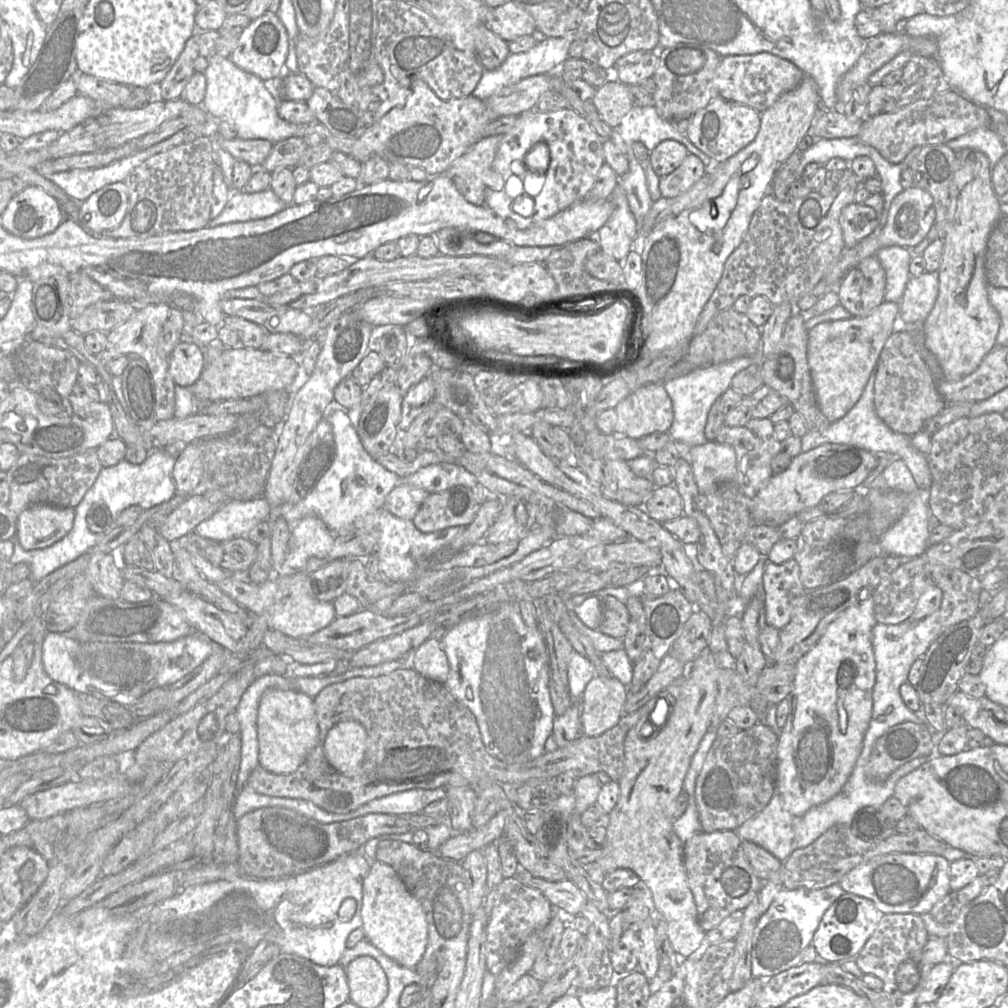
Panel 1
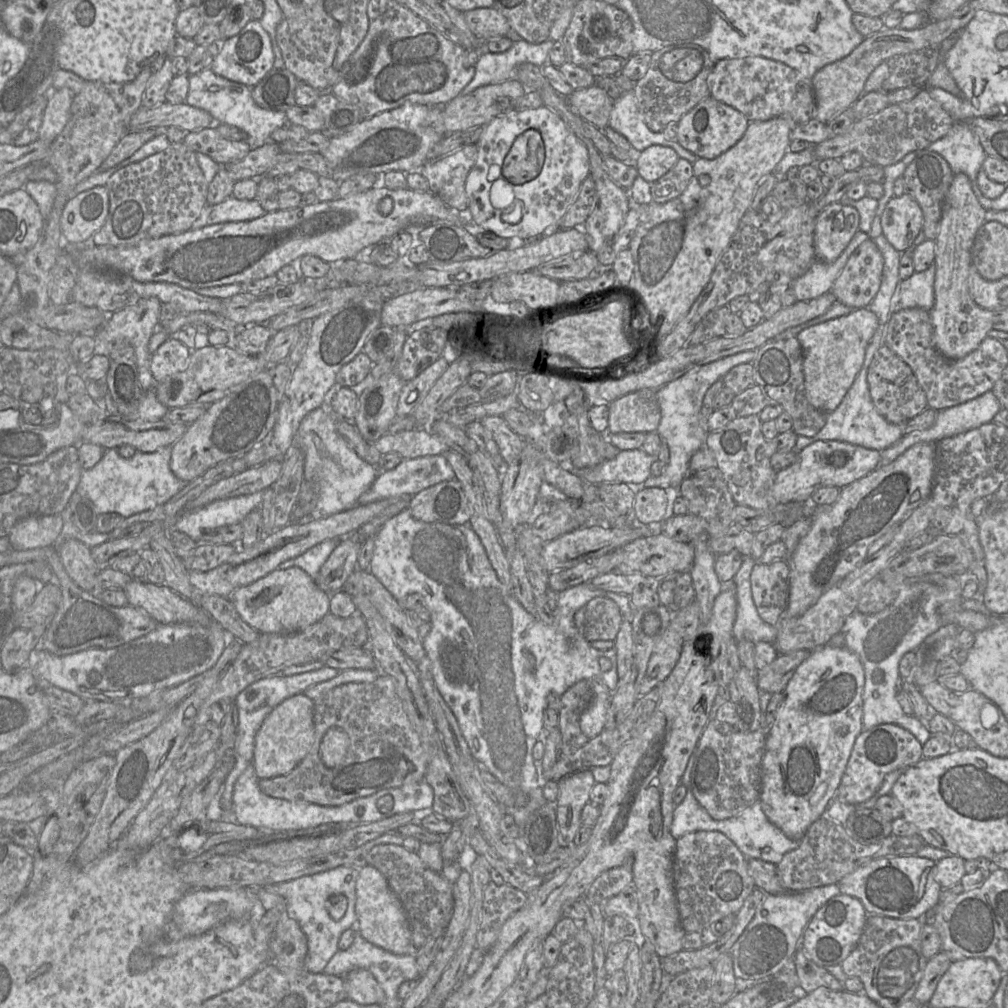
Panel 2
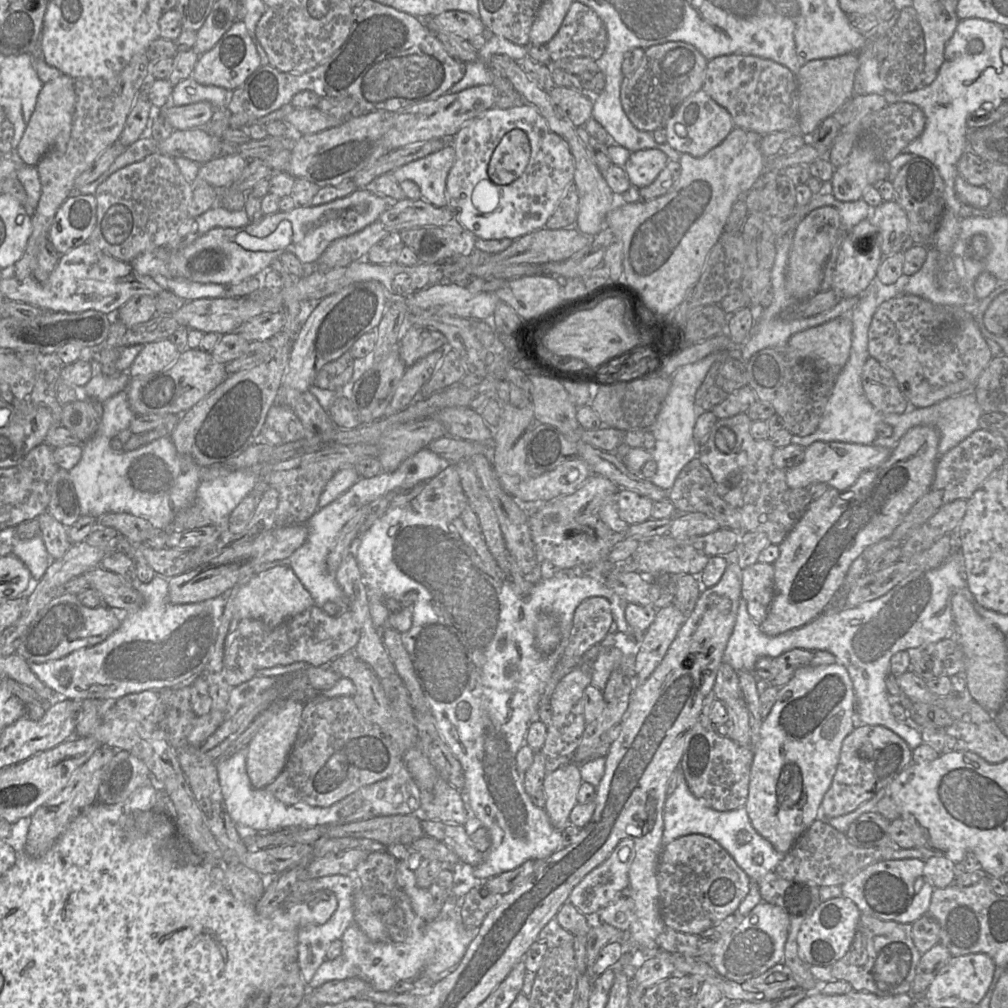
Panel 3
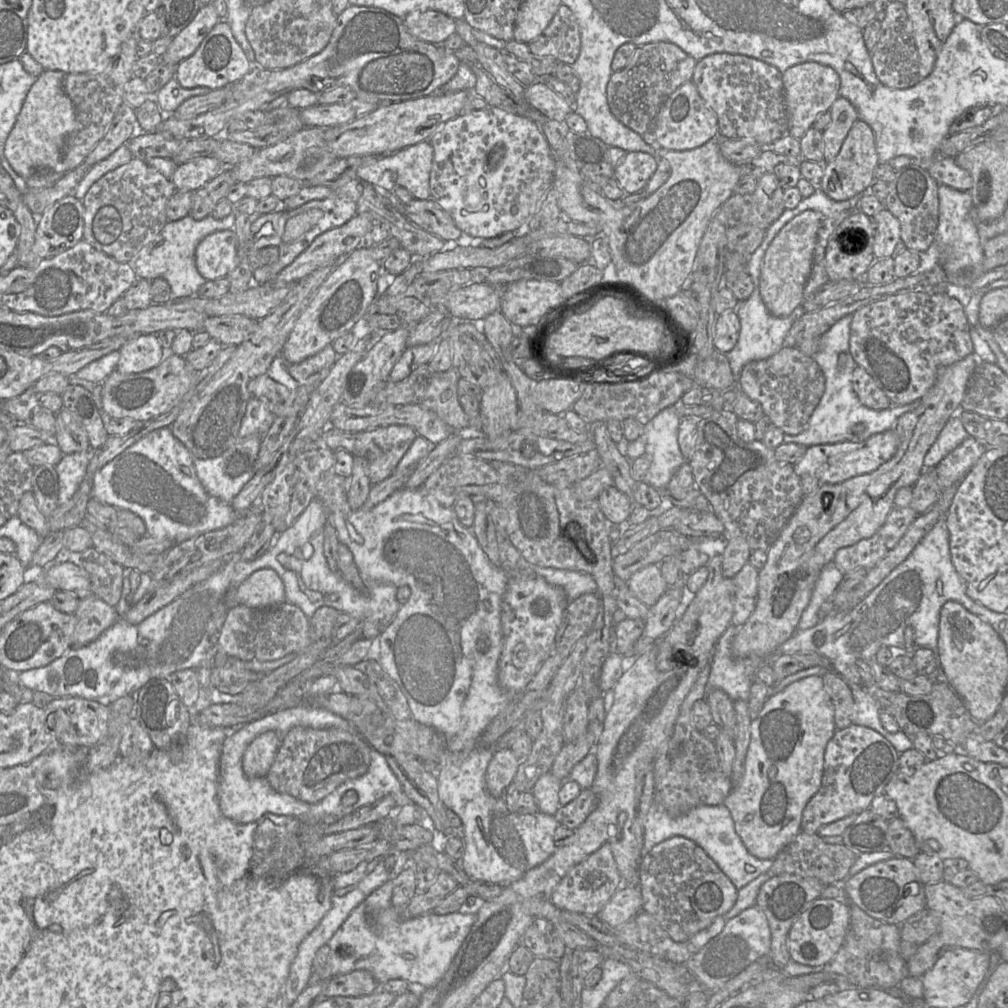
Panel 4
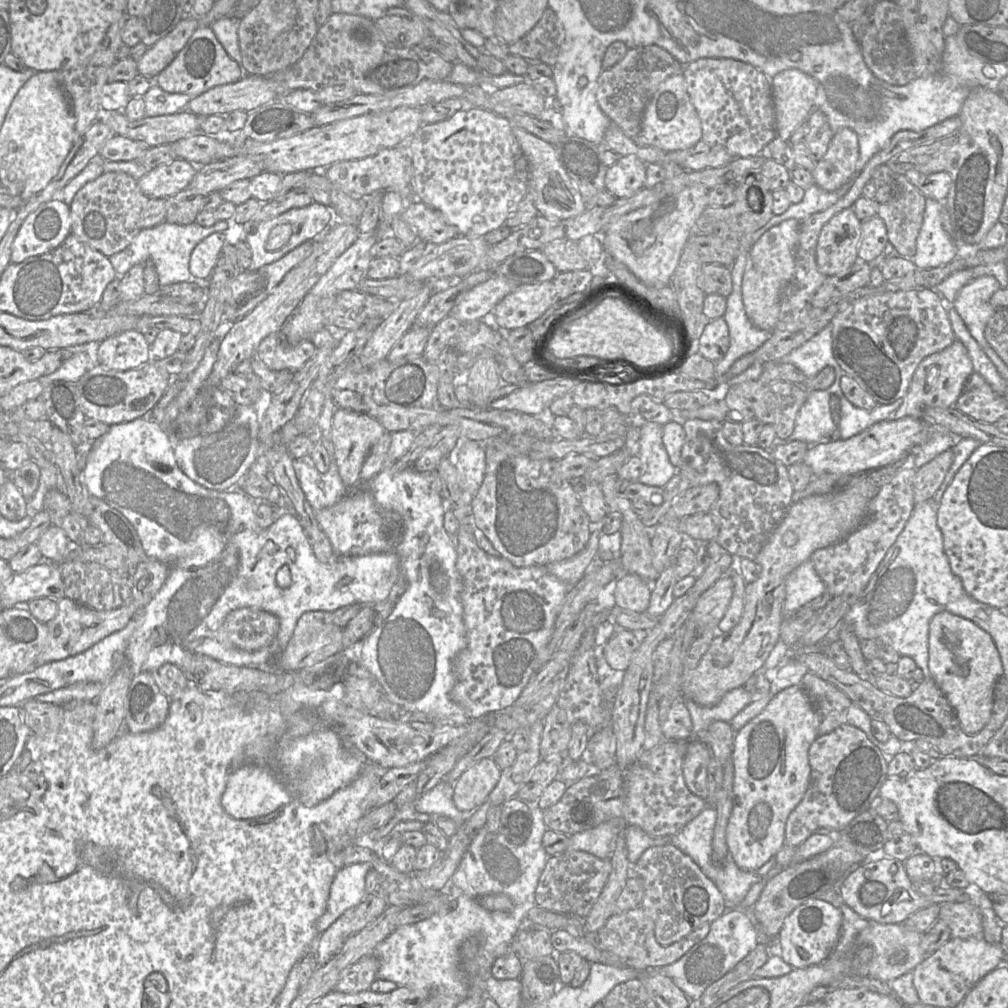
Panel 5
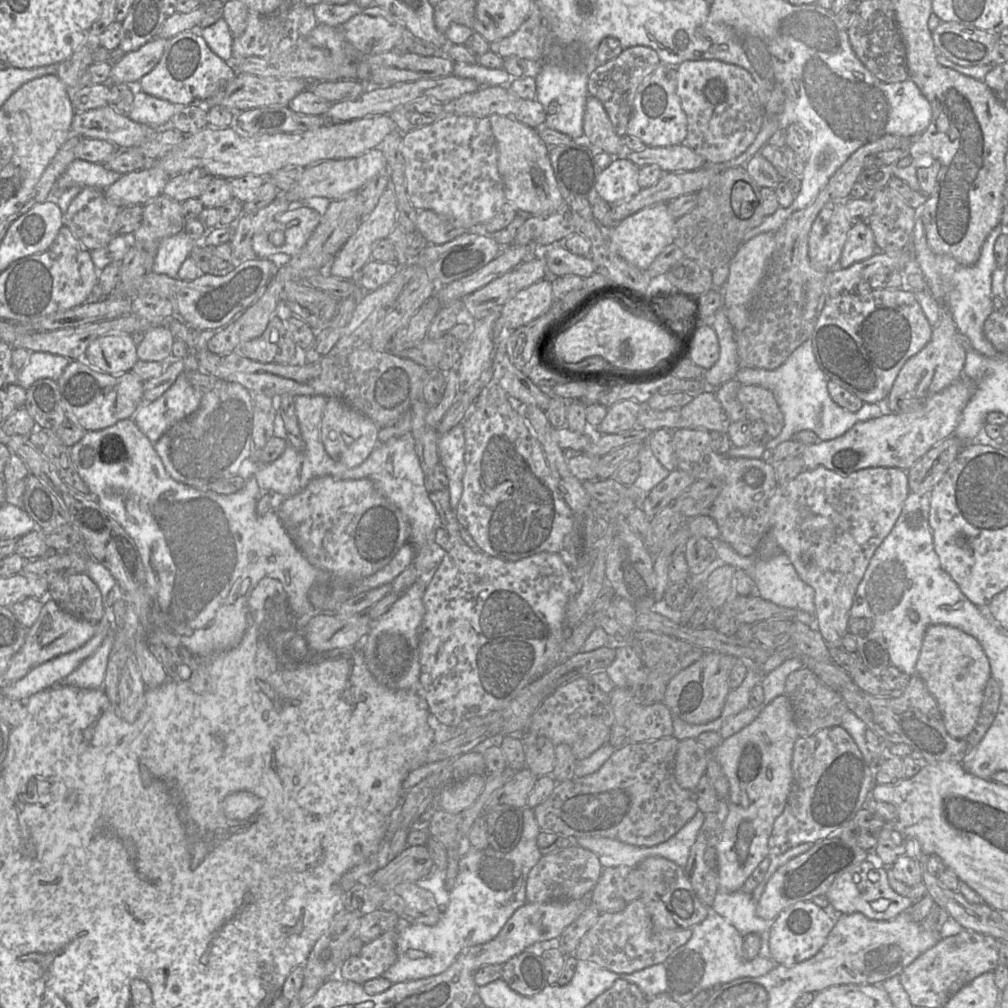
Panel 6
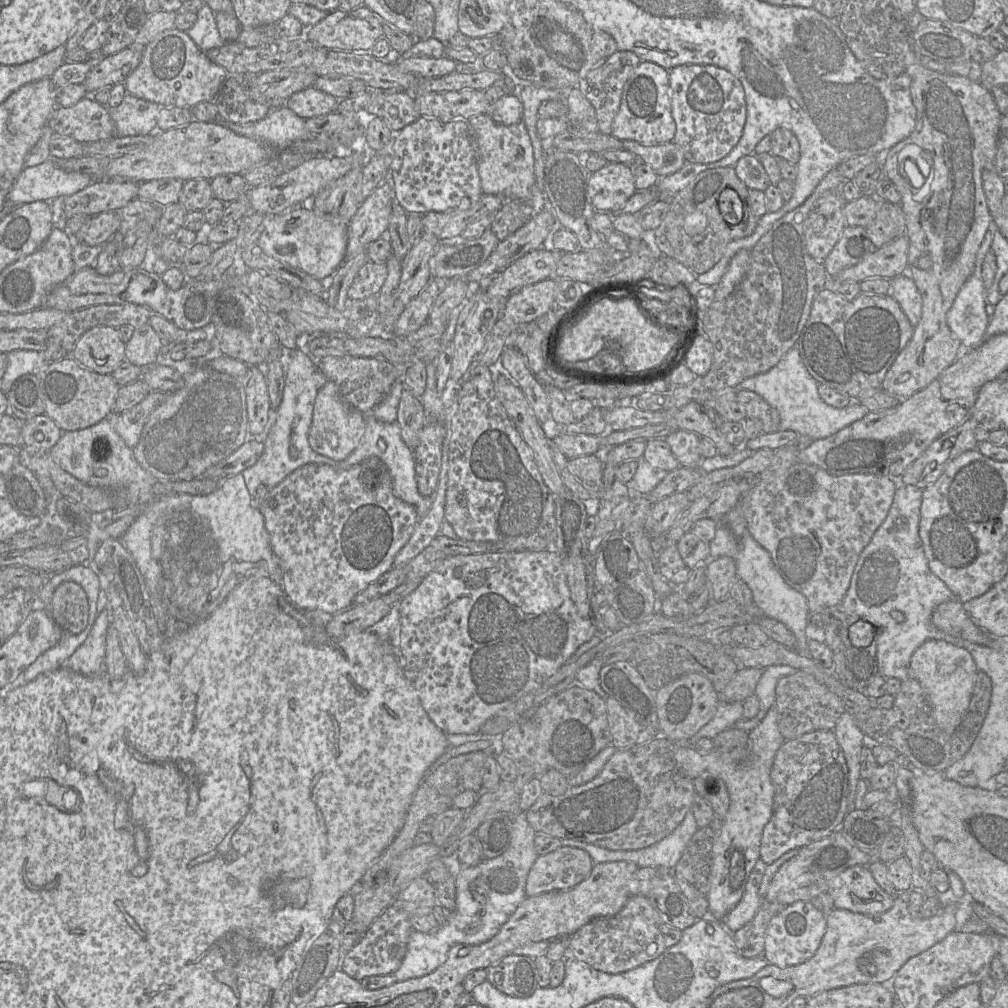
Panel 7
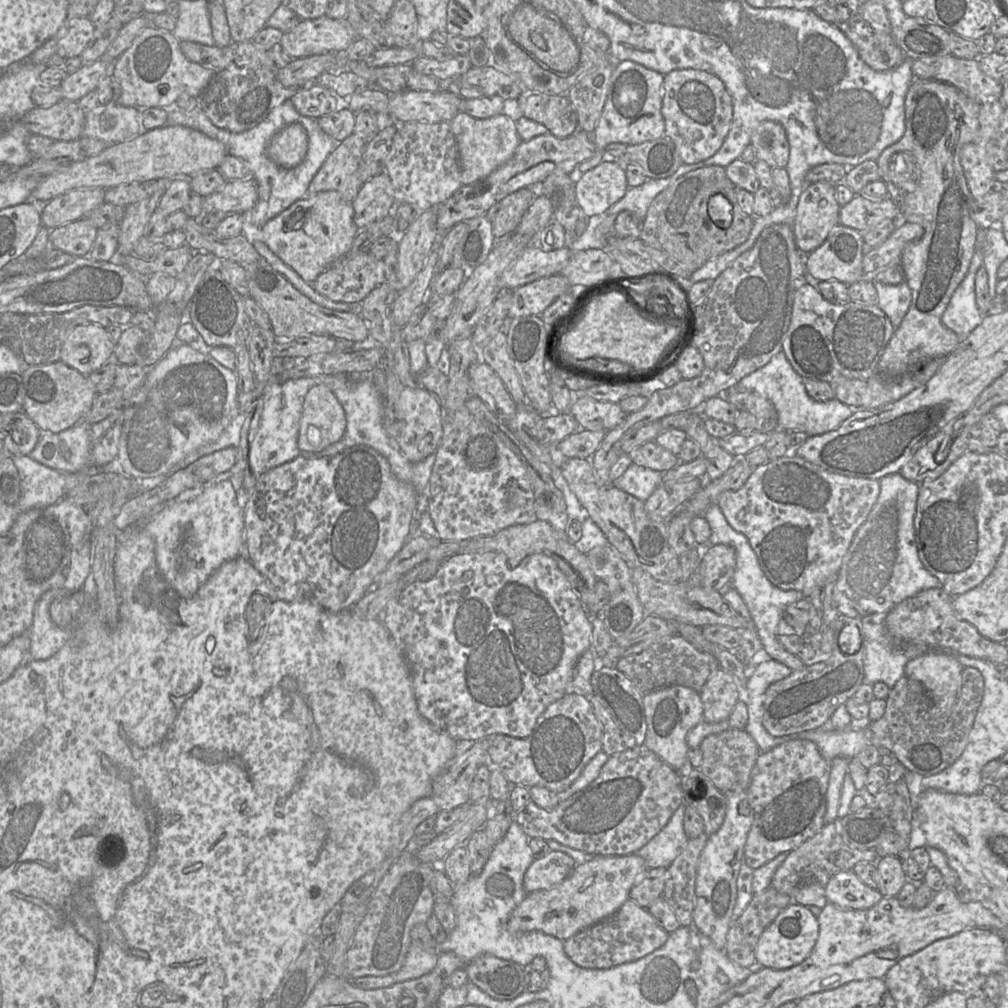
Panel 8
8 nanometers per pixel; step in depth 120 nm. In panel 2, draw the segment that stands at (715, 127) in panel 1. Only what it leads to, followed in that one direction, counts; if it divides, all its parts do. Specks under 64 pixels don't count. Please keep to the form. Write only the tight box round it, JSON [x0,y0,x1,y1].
[676,96,750,160]

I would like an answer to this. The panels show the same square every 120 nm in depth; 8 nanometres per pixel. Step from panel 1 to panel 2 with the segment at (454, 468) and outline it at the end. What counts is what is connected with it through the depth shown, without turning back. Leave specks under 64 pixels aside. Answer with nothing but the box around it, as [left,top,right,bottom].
[358,454,456,505]

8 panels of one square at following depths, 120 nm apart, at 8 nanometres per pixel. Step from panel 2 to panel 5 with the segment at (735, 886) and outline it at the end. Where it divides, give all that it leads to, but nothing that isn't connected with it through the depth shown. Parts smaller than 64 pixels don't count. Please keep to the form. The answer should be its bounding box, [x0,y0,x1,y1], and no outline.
[632,844,726,946]

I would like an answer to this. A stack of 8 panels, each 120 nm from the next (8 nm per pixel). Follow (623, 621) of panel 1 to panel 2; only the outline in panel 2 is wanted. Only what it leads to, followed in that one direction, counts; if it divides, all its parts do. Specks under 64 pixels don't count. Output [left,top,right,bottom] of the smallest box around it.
[583,596,624,642]

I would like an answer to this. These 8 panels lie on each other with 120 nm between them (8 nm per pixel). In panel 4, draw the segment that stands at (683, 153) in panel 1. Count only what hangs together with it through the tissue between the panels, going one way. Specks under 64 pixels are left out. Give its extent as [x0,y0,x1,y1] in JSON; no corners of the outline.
[613,152,658,194]

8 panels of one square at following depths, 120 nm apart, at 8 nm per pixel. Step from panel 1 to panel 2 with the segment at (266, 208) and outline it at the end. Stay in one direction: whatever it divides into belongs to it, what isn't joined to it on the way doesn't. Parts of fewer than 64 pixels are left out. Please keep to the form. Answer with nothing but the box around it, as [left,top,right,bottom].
[190,196,265,230]

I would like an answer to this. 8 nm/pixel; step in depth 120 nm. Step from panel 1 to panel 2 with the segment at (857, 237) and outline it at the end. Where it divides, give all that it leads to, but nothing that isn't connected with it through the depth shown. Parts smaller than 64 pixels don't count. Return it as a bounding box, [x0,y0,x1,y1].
[814,203,859,263]

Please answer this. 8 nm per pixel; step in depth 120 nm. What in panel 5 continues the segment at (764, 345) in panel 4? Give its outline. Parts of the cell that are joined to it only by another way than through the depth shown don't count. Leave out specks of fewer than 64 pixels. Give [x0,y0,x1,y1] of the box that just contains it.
[715,249,772,377]

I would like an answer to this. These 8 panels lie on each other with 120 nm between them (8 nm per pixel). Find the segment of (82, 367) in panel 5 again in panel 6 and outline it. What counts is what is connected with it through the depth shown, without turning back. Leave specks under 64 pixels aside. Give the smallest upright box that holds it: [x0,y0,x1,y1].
[15,352,70,389]

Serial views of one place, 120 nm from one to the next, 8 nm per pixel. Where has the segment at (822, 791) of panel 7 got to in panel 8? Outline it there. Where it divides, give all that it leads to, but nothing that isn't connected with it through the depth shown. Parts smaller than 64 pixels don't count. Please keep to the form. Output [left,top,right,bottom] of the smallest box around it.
[744,739,831,870]

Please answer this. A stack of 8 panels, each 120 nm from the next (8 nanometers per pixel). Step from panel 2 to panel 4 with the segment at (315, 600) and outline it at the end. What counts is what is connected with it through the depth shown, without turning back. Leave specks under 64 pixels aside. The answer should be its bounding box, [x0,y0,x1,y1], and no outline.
[235,568,287,609]

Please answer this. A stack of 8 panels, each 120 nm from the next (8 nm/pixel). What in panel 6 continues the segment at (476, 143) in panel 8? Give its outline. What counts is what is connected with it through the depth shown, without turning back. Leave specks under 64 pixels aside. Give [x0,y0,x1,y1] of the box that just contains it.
[489,115,566,215]

